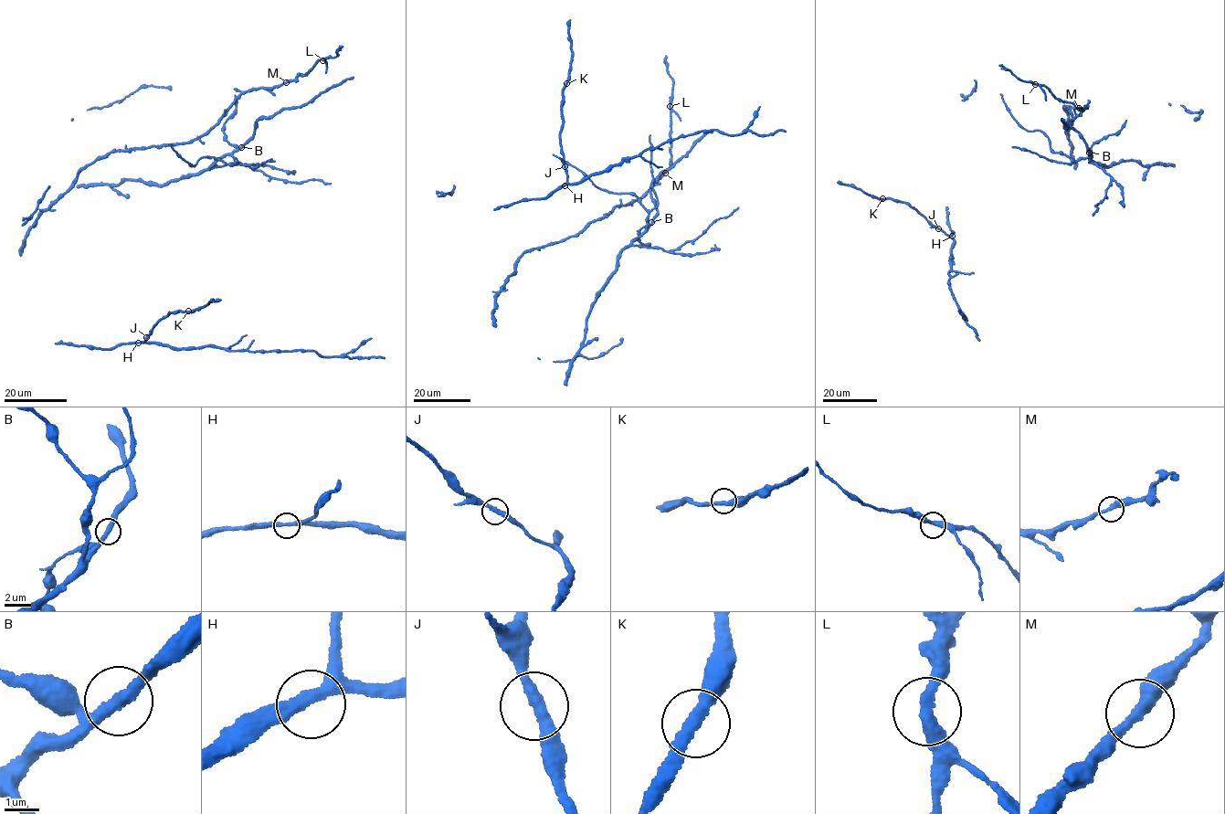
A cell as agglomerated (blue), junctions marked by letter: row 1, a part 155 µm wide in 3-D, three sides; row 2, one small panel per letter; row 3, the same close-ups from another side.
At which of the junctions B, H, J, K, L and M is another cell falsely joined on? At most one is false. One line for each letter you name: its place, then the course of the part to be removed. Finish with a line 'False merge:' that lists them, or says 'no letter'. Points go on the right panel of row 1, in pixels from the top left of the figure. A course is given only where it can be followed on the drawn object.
False merge: no letter

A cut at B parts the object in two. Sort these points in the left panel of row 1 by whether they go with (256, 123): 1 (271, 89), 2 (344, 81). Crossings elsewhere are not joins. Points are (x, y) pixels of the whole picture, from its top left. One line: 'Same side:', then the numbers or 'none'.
Same side: 2

